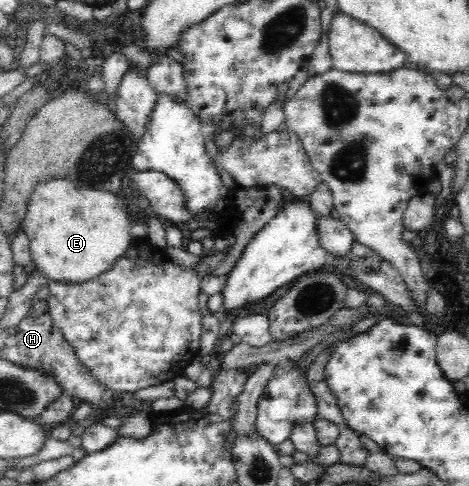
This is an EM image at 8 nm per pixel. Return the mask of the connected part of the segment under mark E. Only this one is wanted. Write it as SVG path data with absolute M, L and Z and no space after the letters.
M51 179L34 186L22 227L29 238L32 260L45 278L51 282L80 284L107 272L125 254L133 240L130 236L131 222L124 201L118 195L82 184L76 186L66 179Z

